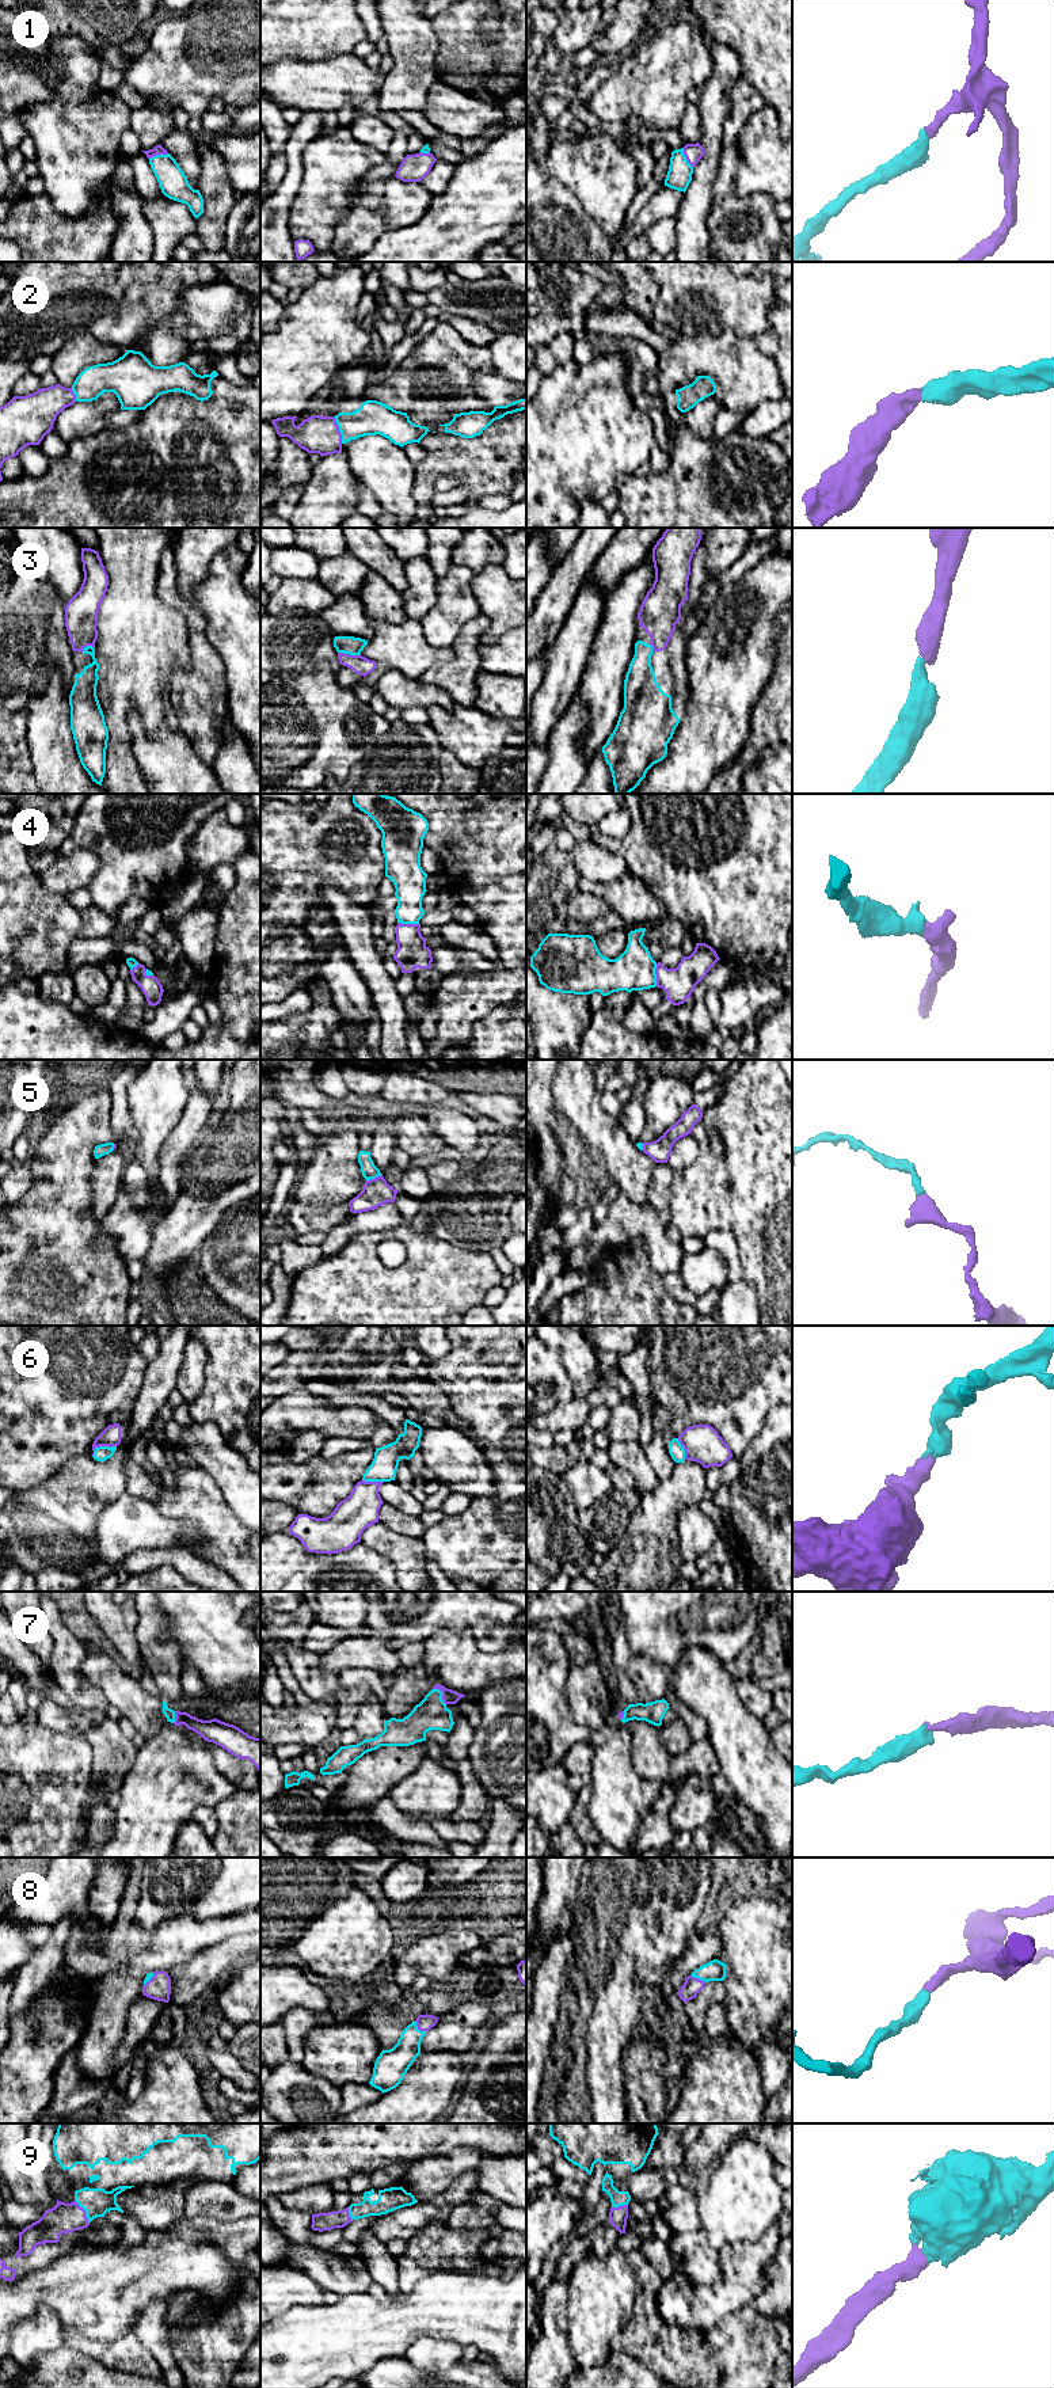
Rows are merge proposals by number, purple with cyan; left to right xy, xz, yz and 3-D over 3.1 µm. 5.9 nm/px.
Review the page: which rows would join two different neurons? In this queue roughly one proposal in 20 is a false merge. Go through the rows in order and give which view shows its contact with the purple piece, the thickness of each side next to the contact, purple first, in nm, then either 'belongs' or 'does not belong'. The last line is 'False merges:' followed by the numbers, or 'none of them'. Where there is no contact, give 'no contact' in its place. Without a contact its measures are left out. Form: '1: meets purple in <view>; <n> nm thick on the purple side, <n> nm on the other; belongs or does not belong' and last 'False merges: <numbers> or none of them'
1: meets purple in xy; 60 nm thick on the purple side, 170 nm on the other; belongs
2: meets purple in xz; 220 nm thick on the purple side, 200 nm on the other; belongs
3: meets purple in xz; 110 nm thick on the purple side, 110 nm on the other; belongs
4: meets purple in yz; 190 nm thick on the purple side, 240 nm on the other; belongs
5: meets purple in xz; 160 nm thick on the purple side, 100 nm on the other; belongs
6: meets purple in xy; 110 nm thick on the purple side, 90 nm on the other; belongs
7: meets purple in xz; 90 nm thick on the purple side, 190 nm on the other; belongs
8: meets purple in xz; 100 nm thick on the purple side, 170 nm on the other; belongs
9: meets purple in xy; 180 nm thick on the purple side, 170 nm on the other; belongs
False merges: none of them

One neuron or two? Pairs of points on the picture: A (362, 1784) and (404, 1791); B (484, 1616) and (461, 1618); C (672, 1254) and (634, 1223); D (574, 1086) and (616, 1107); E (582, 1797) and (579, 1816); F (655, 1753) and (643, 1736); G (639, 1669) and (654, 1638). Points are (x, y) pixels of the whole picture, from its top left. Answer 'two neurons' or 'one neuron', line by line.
A: two neurons
B: one neuron
C: one neuron
D: two neurons
E: one neuron
F: one neuron
G: two neurons

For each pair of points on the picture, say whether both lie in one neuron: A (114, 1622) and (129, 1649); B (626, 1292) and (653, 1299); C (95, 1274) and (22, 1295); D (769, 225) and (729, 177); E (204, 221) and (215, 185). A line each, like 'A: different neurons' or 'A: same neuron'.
A: same neuron
B: same neuron
C: same neuron
D: same neuron
E: same neuron

